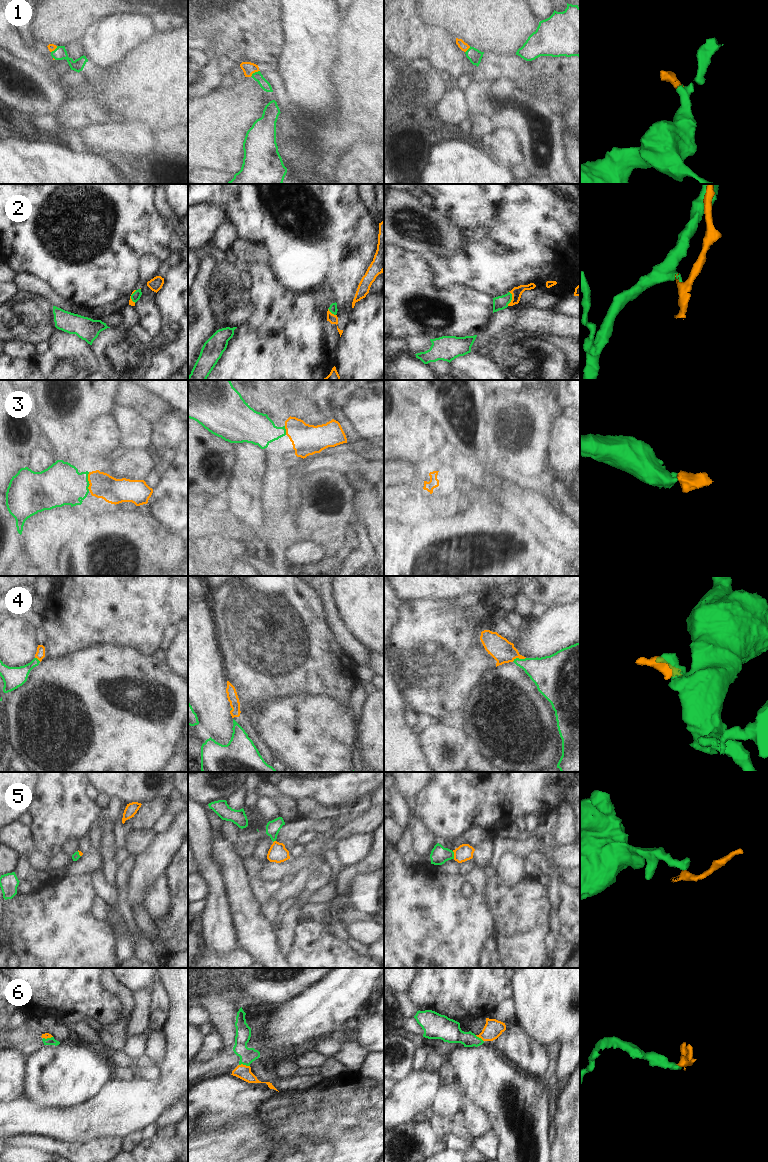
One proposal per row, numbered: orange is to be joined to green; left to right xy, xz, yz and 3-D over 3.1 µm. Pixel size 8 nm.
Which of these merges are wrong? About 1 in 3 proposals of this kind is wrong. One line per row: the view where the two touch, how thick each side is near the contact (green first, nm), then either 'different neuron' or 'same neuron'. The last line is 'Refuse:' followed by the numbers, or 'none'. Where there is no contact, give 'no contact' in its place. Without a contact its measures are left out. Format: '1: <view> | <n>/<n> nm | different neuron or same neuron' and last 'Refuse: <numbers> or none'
1: xz | 80/100 nm | same neuron
2: yz | 110/90 nm | same neuron
3: xy | 340/200 nm | same neuron
4: yz | 240/190 nm | same neuron
5: yz | 150/140 nm | different neuron
6: xz | 130/120 nm | same neuron
Refuse: 5

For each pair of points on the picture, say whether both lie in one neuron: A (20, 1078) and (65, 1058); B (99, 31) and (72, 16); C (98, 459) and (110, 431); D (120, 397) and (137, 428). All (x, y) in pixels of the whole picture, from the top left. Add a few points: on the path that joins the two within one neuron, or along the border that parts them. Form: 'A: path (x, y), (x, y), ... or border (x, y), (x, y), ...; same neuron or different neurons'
A: border (29, 1057), (25, 1097); different neurons
B: border (110, 14), (97, 19), (85, 31), (79, 41); different neurons
C: path (101, 452), (106, 438); same neuron
D: border (110, 399), (134, 407), (145, 417); different neurons

